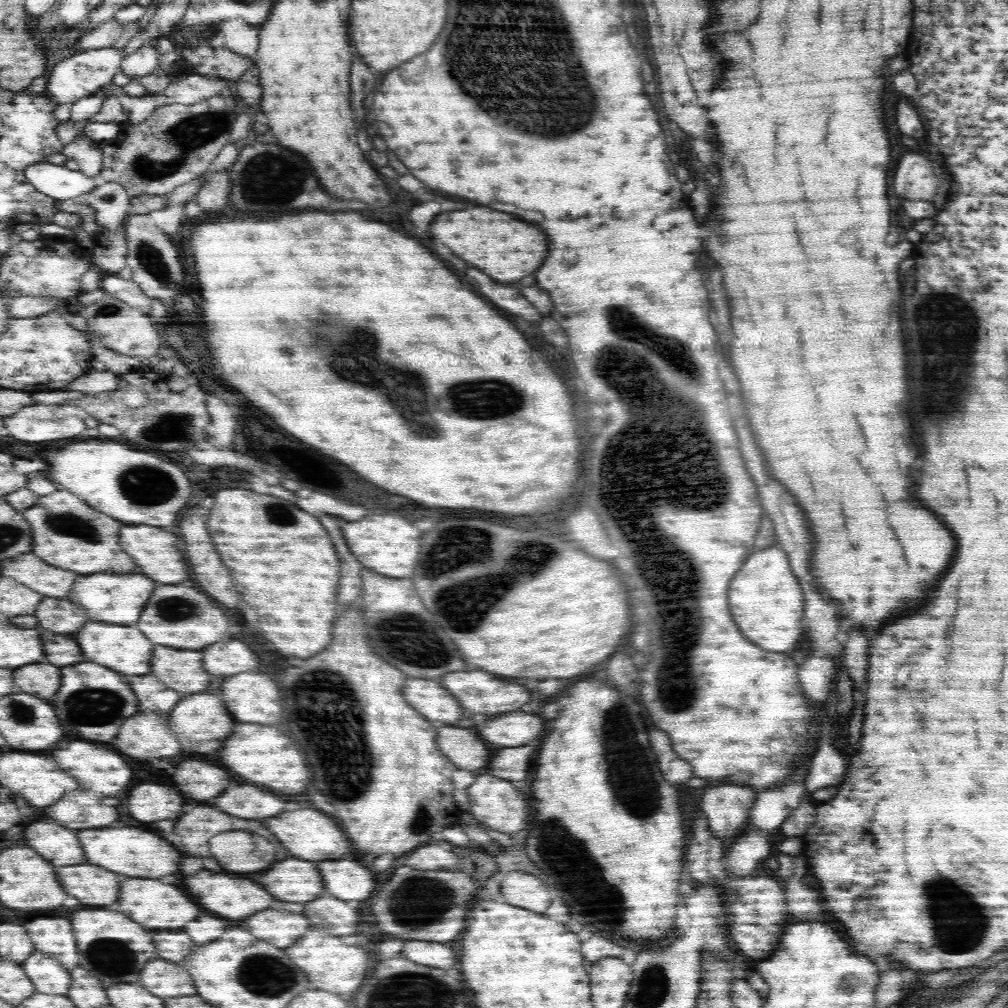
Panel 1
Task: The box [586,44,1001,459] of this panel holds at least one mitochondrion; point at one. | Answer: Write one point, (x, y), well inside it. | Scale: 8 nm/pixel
(944, 352)

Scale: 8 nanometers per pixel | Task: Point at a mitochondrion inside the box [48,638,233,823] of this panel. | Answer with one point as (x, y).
(100, 706)

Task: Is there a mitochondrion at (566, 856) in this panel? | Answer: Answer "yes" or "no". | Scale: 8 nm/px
yes

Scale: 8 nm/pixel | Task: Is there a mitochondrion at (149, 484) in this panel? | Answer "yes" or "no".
yes

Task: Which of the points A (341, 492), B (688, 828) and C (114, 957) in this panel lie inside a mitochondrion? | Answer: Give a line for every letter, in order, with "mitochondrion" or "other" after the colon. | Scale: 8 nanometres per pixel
A: other
B: other
C: mitochondrion

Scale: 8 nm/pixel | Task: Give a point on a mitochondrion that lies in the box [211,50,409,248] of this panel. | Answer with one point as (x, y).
(257, 180)

